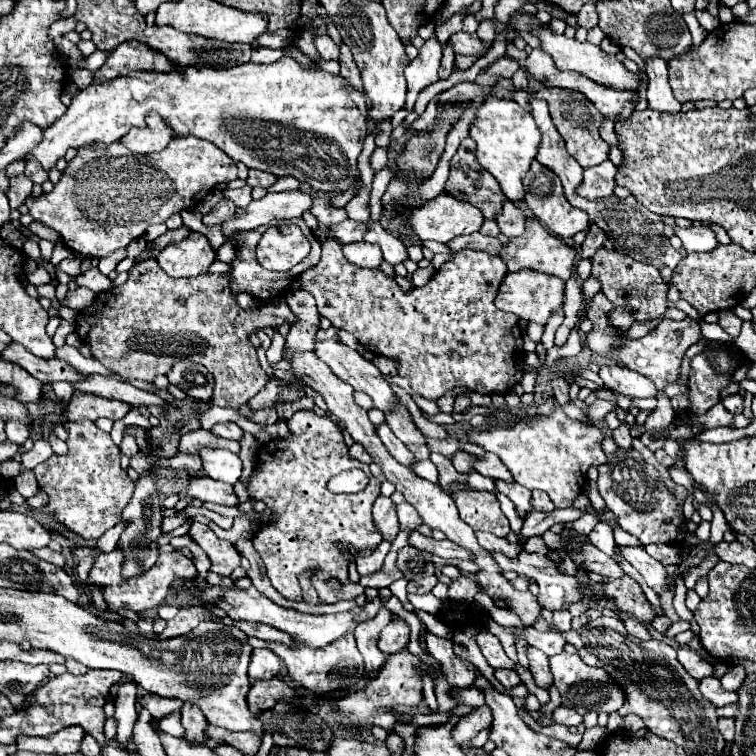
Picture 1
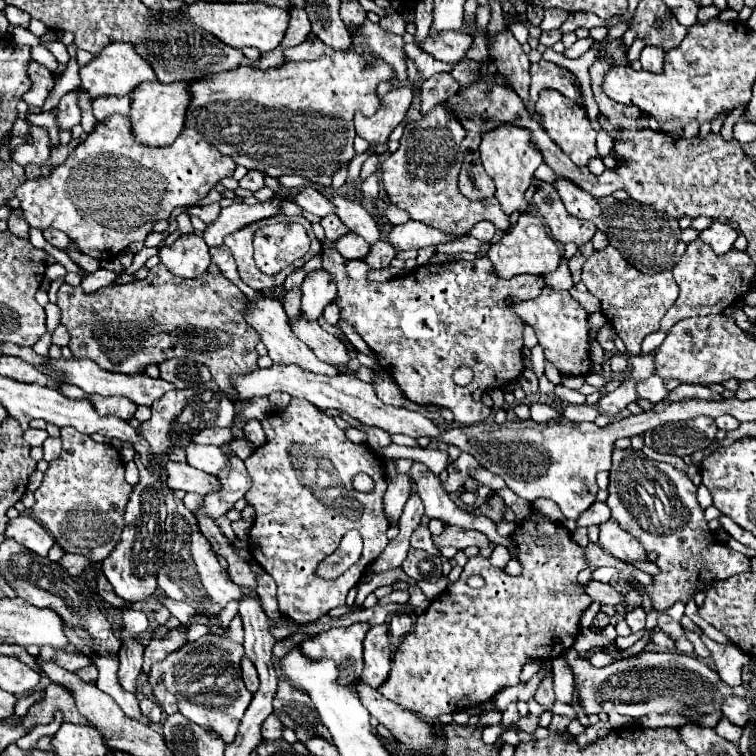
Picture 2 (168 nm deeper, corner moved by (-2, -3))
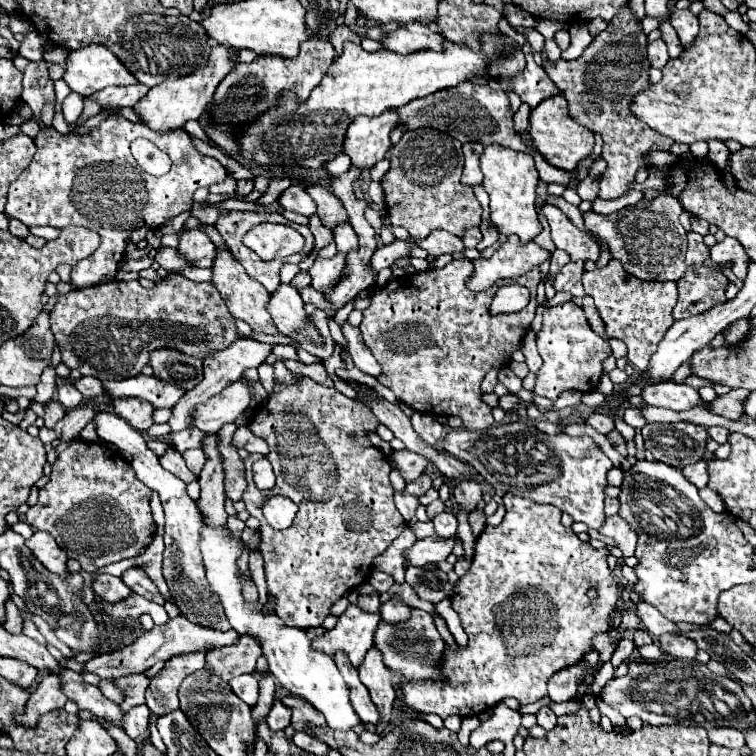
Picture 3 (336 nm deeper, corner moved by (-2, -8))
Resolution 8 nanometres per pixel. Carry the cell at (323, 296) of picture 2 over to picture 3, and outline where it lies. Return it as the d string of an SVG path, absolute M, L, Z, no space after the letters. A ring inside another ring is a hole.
M338 252L334 258L322 258L322 256L318 256L316 262L310 268L312 288L320 290L324 294L332 292L334 286L336 286L336 282L338 282L338 276L340 276L344 264L346 264L346 254L342 254L342 252Z

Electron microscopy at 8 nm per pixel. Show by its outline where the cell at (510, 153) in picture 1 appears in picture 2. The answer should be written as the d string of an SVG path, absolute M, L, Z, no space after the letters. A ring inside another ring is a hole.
M502 123L496 129L486 131L482 135L482 143L480 143L482 165L484 165L486 173L494 179L496 199L500 201L500 205L506 213L512 213L516 209L520 209L520 211L528 209L524 193L532 183L534 171L542 163L542 155L536 149L536 145L532 143L530 135L532 135L530 129L524 129L524 127L518 127L518 125L512 125L512 123Z

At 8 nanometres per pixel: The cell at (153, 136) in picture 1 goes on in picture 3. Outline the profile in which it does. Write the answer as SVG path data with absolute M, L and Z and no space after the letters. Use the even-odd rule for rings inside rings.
M218 44L216 48L212 48L208 64L194 70L188 76L176 78L176 80L166 80L158 86L152 88L152 92L148 92L148 96L144 96L144 100L140 100L134 110L140 114L140 118L144 120L146 126L158 130L158 132L168 132L168 130L176 130L182 128L186 120L198 120L204 112L204 108L210 104L214 90L218 88L218 84L224 80L224 76L234 68L234 48L228 44Z

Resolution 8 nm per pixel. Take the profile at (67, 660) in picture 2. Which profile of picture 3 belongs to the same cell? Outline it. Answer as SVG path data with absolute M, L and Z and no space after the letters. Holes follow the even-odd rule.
M178 616L178 618L170 620L170 622L164 624L164 626L154 626L152 630L140 634L140 636L136 638L136 642L128 644L128 646L122 648L122 650L96 656L94 660L90 660L90 662L86 664L86 672L94 672L94 674L98 674L100 678L114 678L114 680L116 680L116 678L120 678L120 676L130 676L130 674L144 672L144 670L148 670L150 666L154 666L156 662L166 662L166 660L170 660L172 656L178 656L178 654L200 652L200 650L208 652L208 650L214 650L214 648L232 646L232 644L238 642L238 638L240 638L240 634L236 634L234 630L218 632L218 630L210 630L210 628L200 628L198 624L188 622L188 618Z

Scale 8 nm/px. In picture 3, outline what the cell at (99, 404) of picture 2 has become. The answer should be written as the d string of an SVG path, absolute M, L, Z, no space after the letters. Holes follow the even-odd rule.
M140 398L114 400L114 410L120 418L124 418L138 432L146 432L154 424L154 420L152 420L154 406L146 400L140 400Z

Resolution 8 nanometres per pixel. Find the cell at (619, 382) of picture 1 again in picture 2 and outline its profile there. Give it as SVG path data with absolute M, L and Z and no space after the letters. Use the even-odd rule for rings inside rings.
M652 375L650 379L638 381L638 383L636 383L636 391L638 391L638 397L648 399L648 401L652 401L652 403L660 403L660 401L668 395L668 391L666 391L666 387L664 387L664 379L654 377L654 375Z

